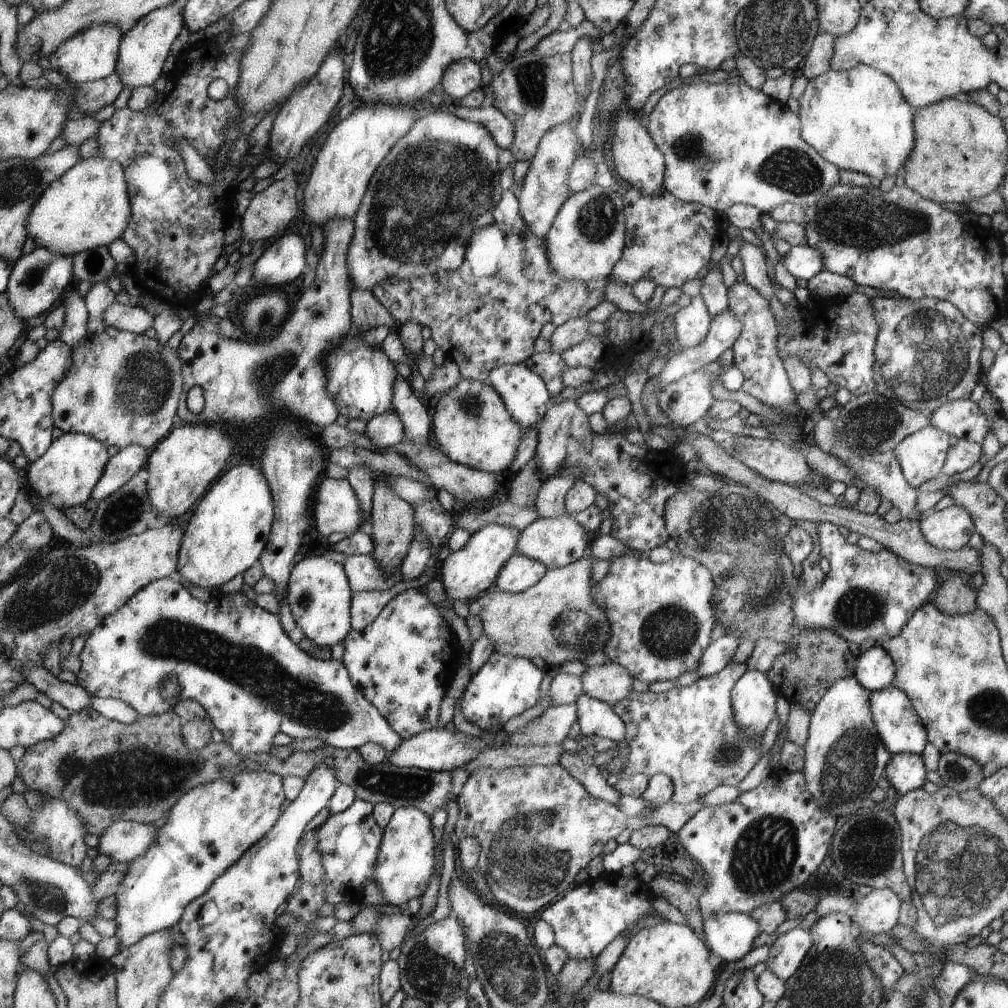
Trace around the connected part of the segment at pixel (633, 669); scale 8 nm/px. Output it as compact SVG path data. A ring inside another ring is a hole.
M633 549L628 550L624 556L618 556L618 558L611 557L609 560L610 570L608 570L606 577L601 582L598 582L595 597L596 604L598 604L600 608L604 608L604 614L608 616L608 622L610 622L612 636L610 636L610 640L608 640L606 646L604 646L604 652L606 656L608 656L608 660L615 664L623 665L624 668L628 668L628 672L630 672L632 676L649 685L657 681L662 682L678 679L685 672L696 671L696 668L699 667L698 663L704 658L705 652L711 646L710 642L712 642L712 638L710 638L710 634L712 634L712 628L714 628L714 624L716 624L716 620L714 620L716 614L714 614L714 610L712 610L714 580L712 580L710 570L706 570L700 562L696 562L696 560L690 557L684 557L679 553L675 553L673 558L668 560L668 562L664 562L664 564L654 564L654 562L650 562L647 555L638 554Z

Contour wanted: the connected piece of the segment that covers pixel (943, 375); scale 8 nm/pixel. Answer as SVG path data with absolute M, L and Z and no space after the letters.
M872 297L871 301L880 327L875 345L875 392L928 416L952 400L969 399L983 373L980 360L983 328L968 321L950 302L933 297L921 300Z

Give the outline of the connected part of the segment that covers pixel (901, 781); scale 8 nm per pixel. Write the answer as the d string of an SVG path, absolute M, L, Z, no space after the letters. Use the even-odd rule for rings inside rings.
M894 754L885 769L888 782L901 794L920 789L927 782L926 768L920 755Z

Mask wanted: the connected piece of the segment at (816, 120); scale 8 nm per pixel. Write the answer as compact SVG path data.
M857 65L846 71L828 70L808 82L798 102L803 140L841 172L844 170L860 172L882 181L896 176L898 170L904 167L915 150L915 109L908 104L907 98L900 92L899 85L878 69Z

